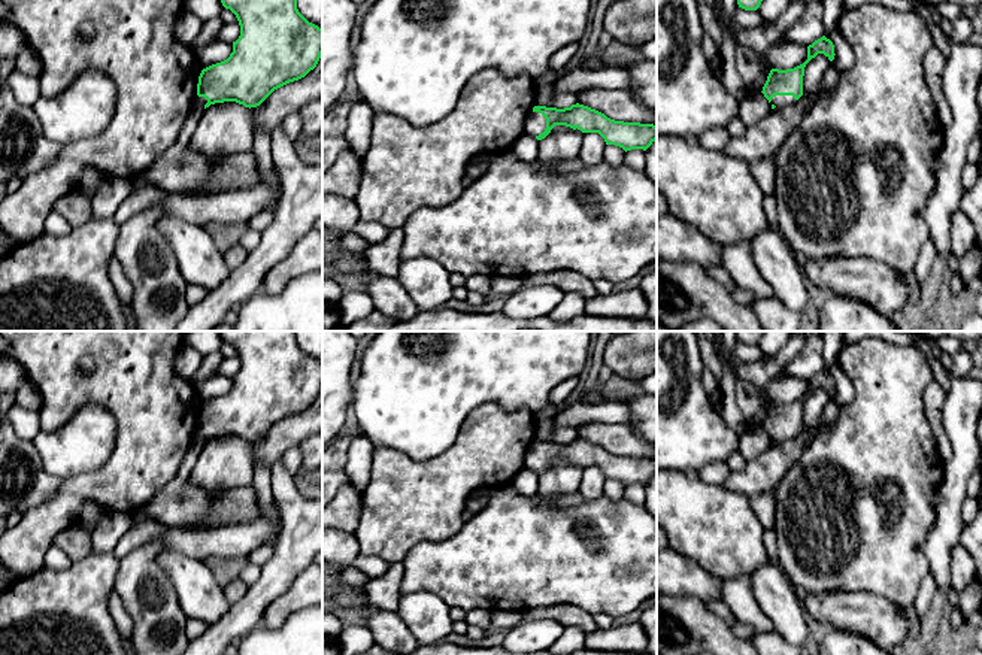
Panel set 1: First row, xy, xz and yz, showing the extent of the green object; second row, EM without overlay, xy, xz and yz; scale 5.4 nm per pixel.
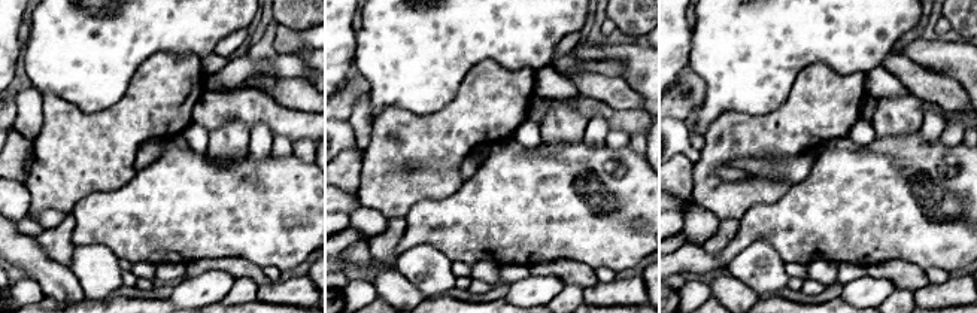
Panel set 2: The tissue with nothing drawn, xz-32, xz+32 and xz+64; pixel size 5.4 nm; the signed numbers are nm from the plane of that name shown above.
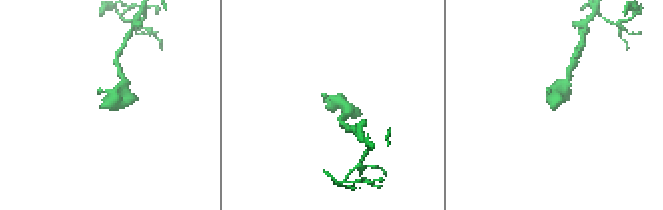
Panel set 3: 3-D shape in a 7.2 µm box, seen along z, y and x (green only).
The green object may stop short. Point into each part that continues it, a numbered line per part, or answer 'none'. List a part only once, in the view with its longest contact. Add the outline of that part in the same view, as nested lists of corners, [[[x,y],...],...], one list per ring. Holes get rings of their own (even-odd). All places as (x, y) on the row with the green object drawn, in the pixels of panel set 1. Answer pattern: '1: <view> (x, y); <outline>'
1: xz (535, 124); [[[533,109],[528,112],[525,124],[524,124],[524,133],[530,136],[539,136],[546,128],[546,119],[542,113],[534,112]]]

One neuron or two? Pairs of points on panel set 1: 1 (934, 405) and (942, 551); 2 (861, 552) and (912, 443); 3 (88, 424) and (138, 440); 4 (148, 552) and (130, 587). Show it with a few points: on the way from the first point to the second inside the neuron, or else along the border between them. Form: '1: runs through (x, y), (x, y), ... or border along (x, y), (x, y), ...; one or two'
1: border along (942, 425), (951, 451), (951, 455), (943, 463); two
2: runs through (861, 525), (863, 493), (885, 470); one
3: border along (97, 403), (115, 422), (114, 449), (102, 464); two
4: runs through (142, 561), (139, 578); one

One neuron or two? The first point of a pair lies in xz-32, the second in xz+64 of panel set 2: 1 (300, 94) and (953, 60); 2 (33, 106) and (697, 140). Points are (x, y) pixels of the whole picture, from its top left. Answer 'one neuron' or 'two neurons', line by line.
1: two neurons
2: one neuron

